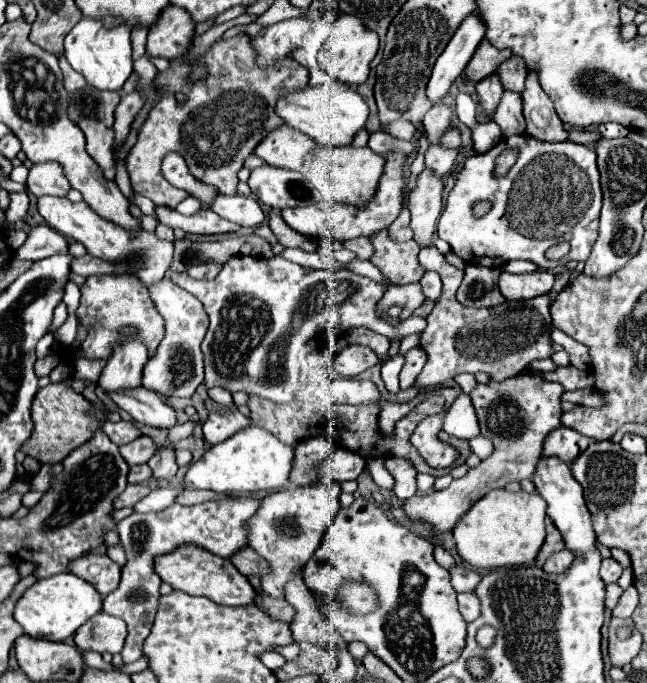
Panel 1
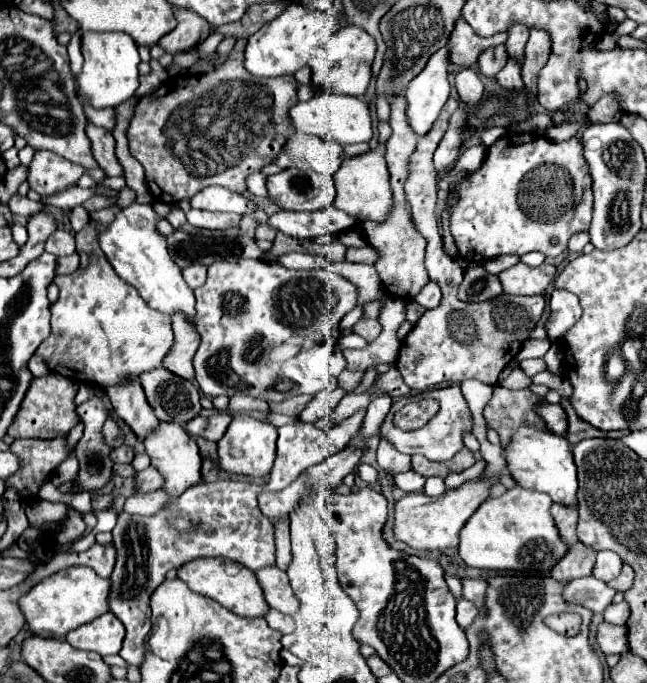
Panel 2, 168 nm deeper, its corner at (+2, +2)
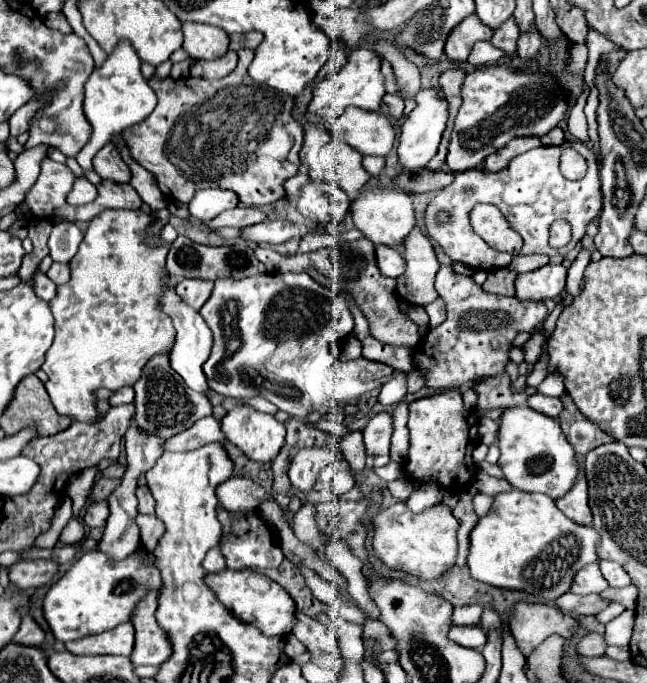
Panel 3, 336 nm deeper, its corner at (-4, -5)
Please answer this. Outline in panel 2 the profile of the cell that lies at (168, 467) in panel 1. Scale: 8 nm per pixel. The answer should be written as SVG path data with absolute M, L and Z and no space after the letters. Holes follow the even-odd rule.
M149 466L149 468L145 468L145 470L135 474L135 490L137 490L137 494L155 492L161 486L163 486L163 478L161 478L161 474L153 466Z

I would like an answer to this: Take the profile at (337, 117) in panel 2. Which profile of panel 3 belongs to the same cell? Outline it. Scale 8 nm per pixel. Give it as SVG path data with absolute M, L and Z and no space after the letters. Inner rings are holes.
M349 107L341 117L329 119L325 127L333 139L345 141L363 155L385 157L395 141L389 119L377 111Z

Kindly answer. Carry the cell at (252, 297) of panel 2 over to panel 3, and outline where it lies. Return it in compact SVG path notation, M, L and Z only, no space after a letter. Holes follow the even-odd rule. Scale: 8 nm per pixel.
M263 273L245 279L223 277L215 281L211 297L199 311L215 339L203 373L209 389L223 397L237 397L241 401L265 397L277 409L293 417L305 417L311 411L311 395L305 383L309 359L323 345L347 337L353 331L353 315L341 295L329 295L329 289L311 277L291 275L307 273Z

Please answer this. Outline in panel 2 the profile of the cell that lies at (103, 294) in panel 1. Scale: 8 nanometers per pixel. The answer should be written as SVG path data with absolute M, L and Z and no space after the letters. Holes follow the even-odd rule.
M109 206L93 212L91 222L81 232L75 234L77 250L89 256L89 264L85 268L75 270L73 274L55 278L55 284L59 286L59 298L55 304L51 304L51 334L37 348L37 354L47 362L51 372L73 378L77 382L95 382L105 388L127 384L133 376L137 378L141 372L157 368L163 362L167 350L175 342L171 330L171 318L167 318L167 314L159 314L157 310L151 310L147 302L139 296L139 292L115 274L113 266L99 250L99 230L107 228L119 210L121 210L119 206Z

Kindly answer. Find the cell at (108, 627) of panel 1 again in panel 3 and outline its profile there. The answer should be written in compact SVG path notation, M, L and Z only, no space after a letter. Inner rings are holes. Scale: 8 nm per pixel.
M121 623L115 629L103 631L93 637L65 643L67 651L75 655L123 655L129 657L133 651L133 625Z

